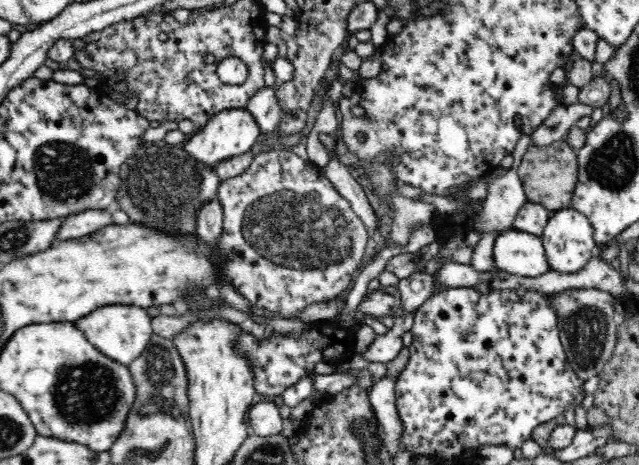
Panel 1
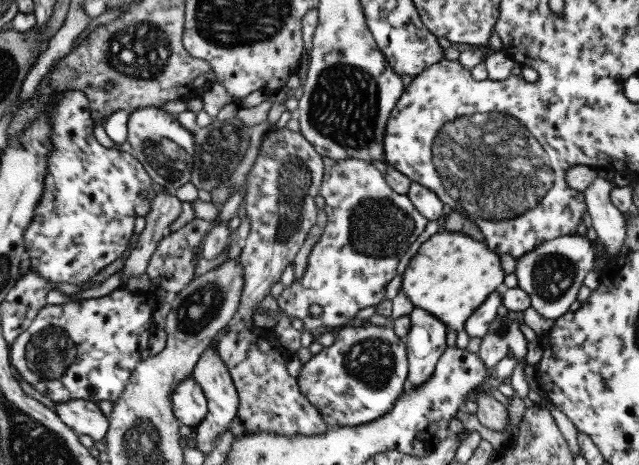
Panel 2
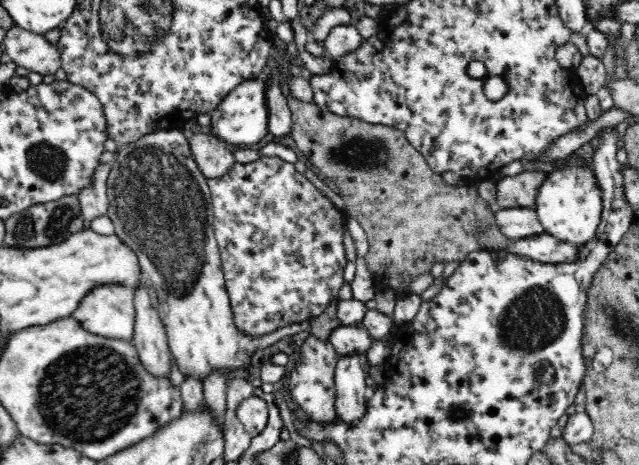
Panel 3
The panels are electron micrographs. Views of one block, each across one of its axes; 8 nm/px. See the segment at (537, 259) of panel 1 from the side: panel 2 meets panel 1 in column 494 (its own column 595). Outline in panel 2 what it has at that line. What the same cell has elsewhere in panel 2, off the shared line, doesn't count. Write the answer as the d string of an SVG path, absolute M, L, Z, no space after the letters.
M576 232L545 240L539 247L515 259L516 268L513 273L518 280L517 287L530 296L531 307L546 319L557 319L569 312L570 306L576 302L578 290L585 276L594 269L595 260L599 256L610 256L604 243L599 239L593 243L588 237Z

